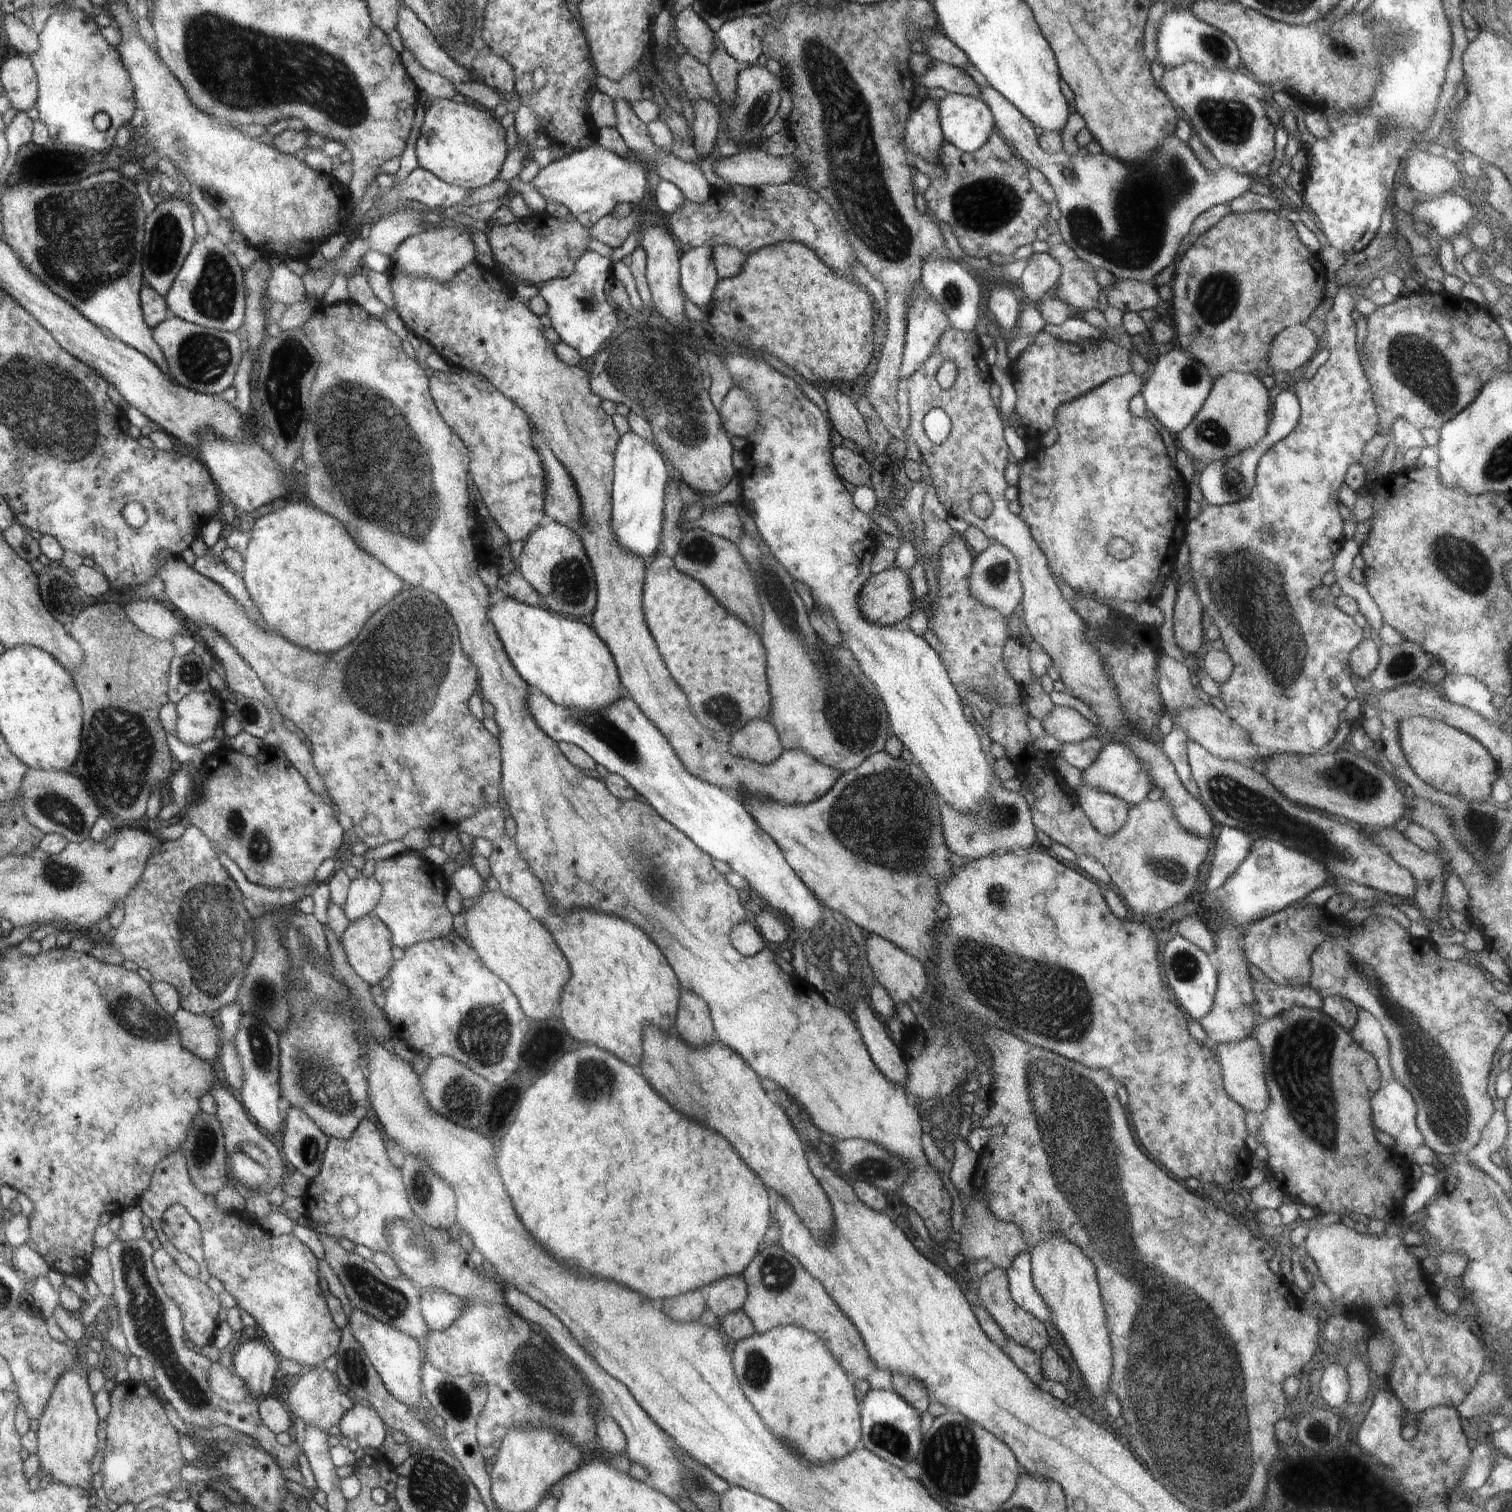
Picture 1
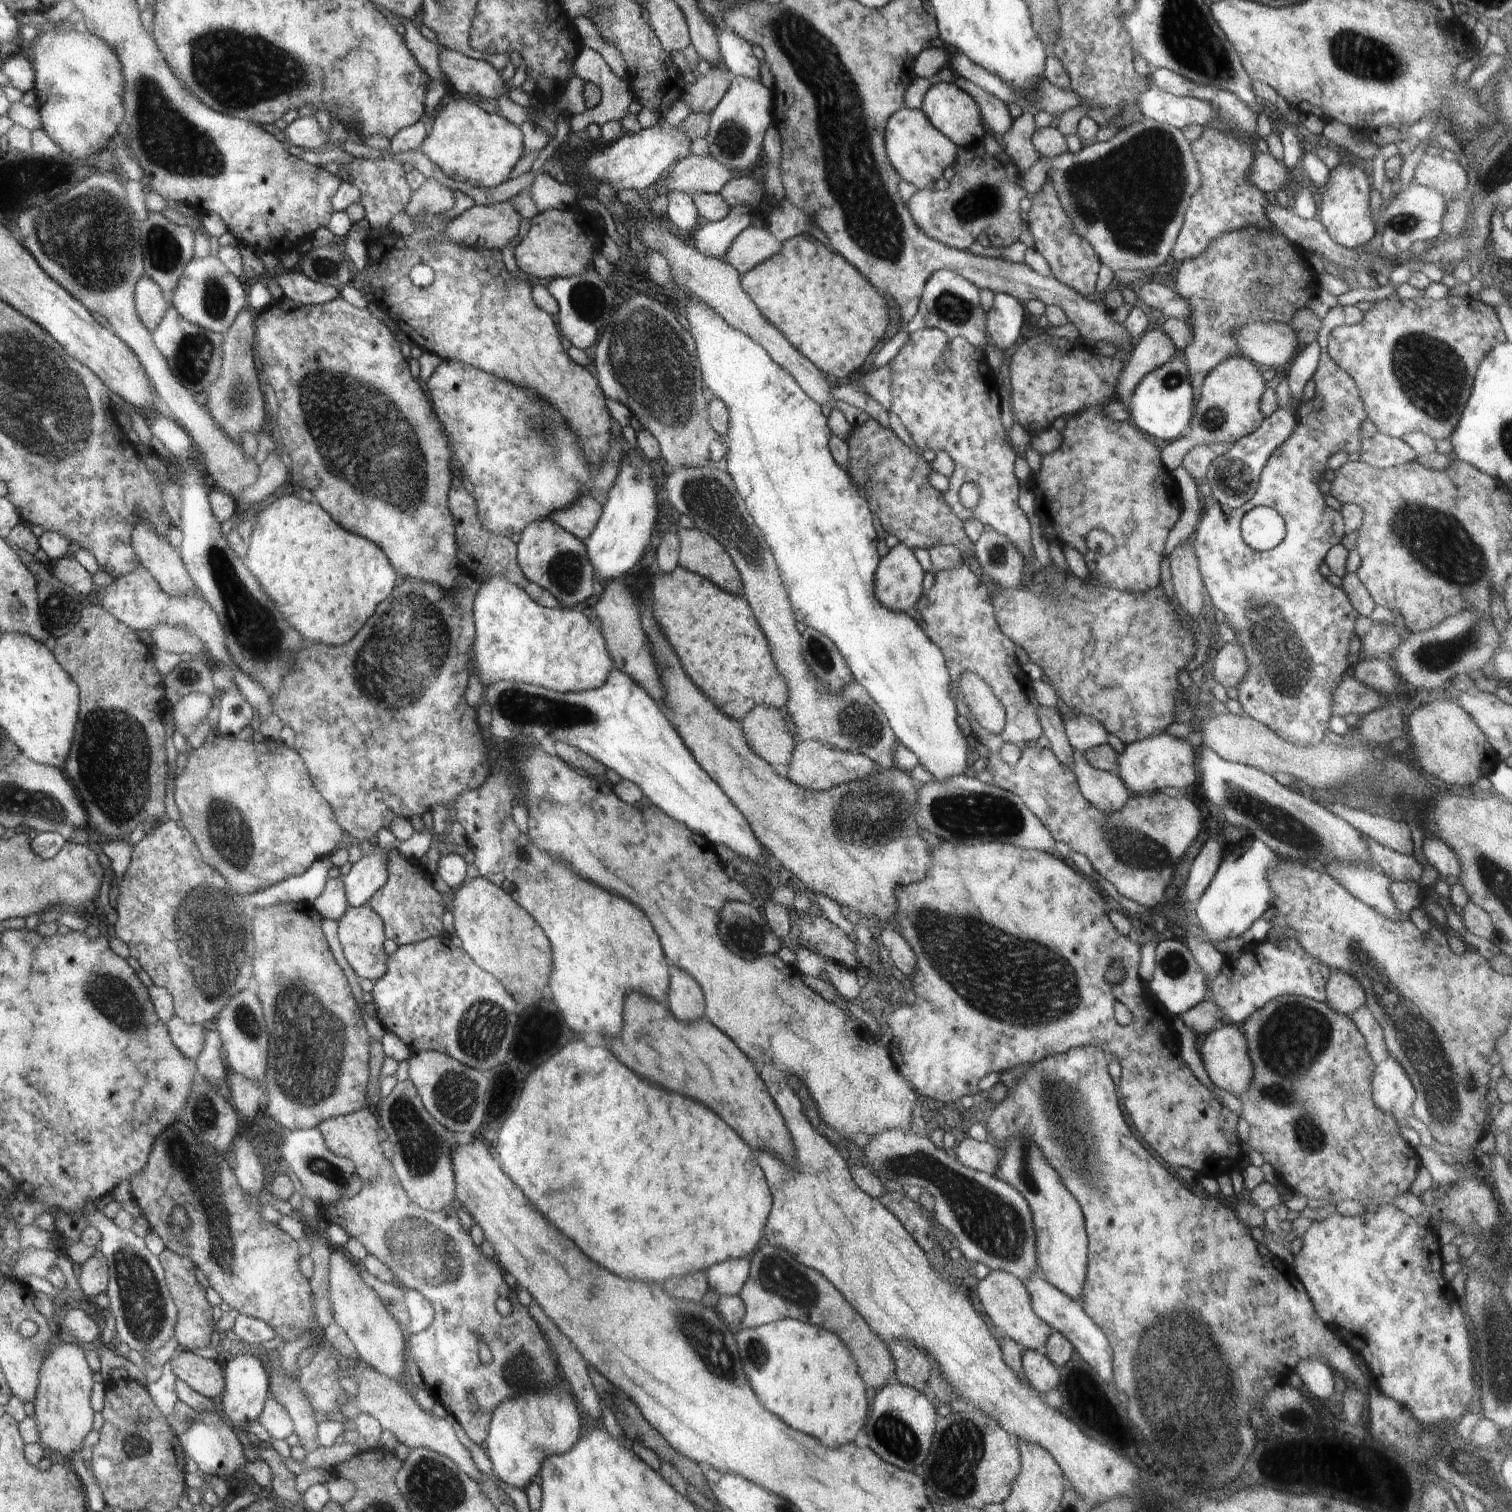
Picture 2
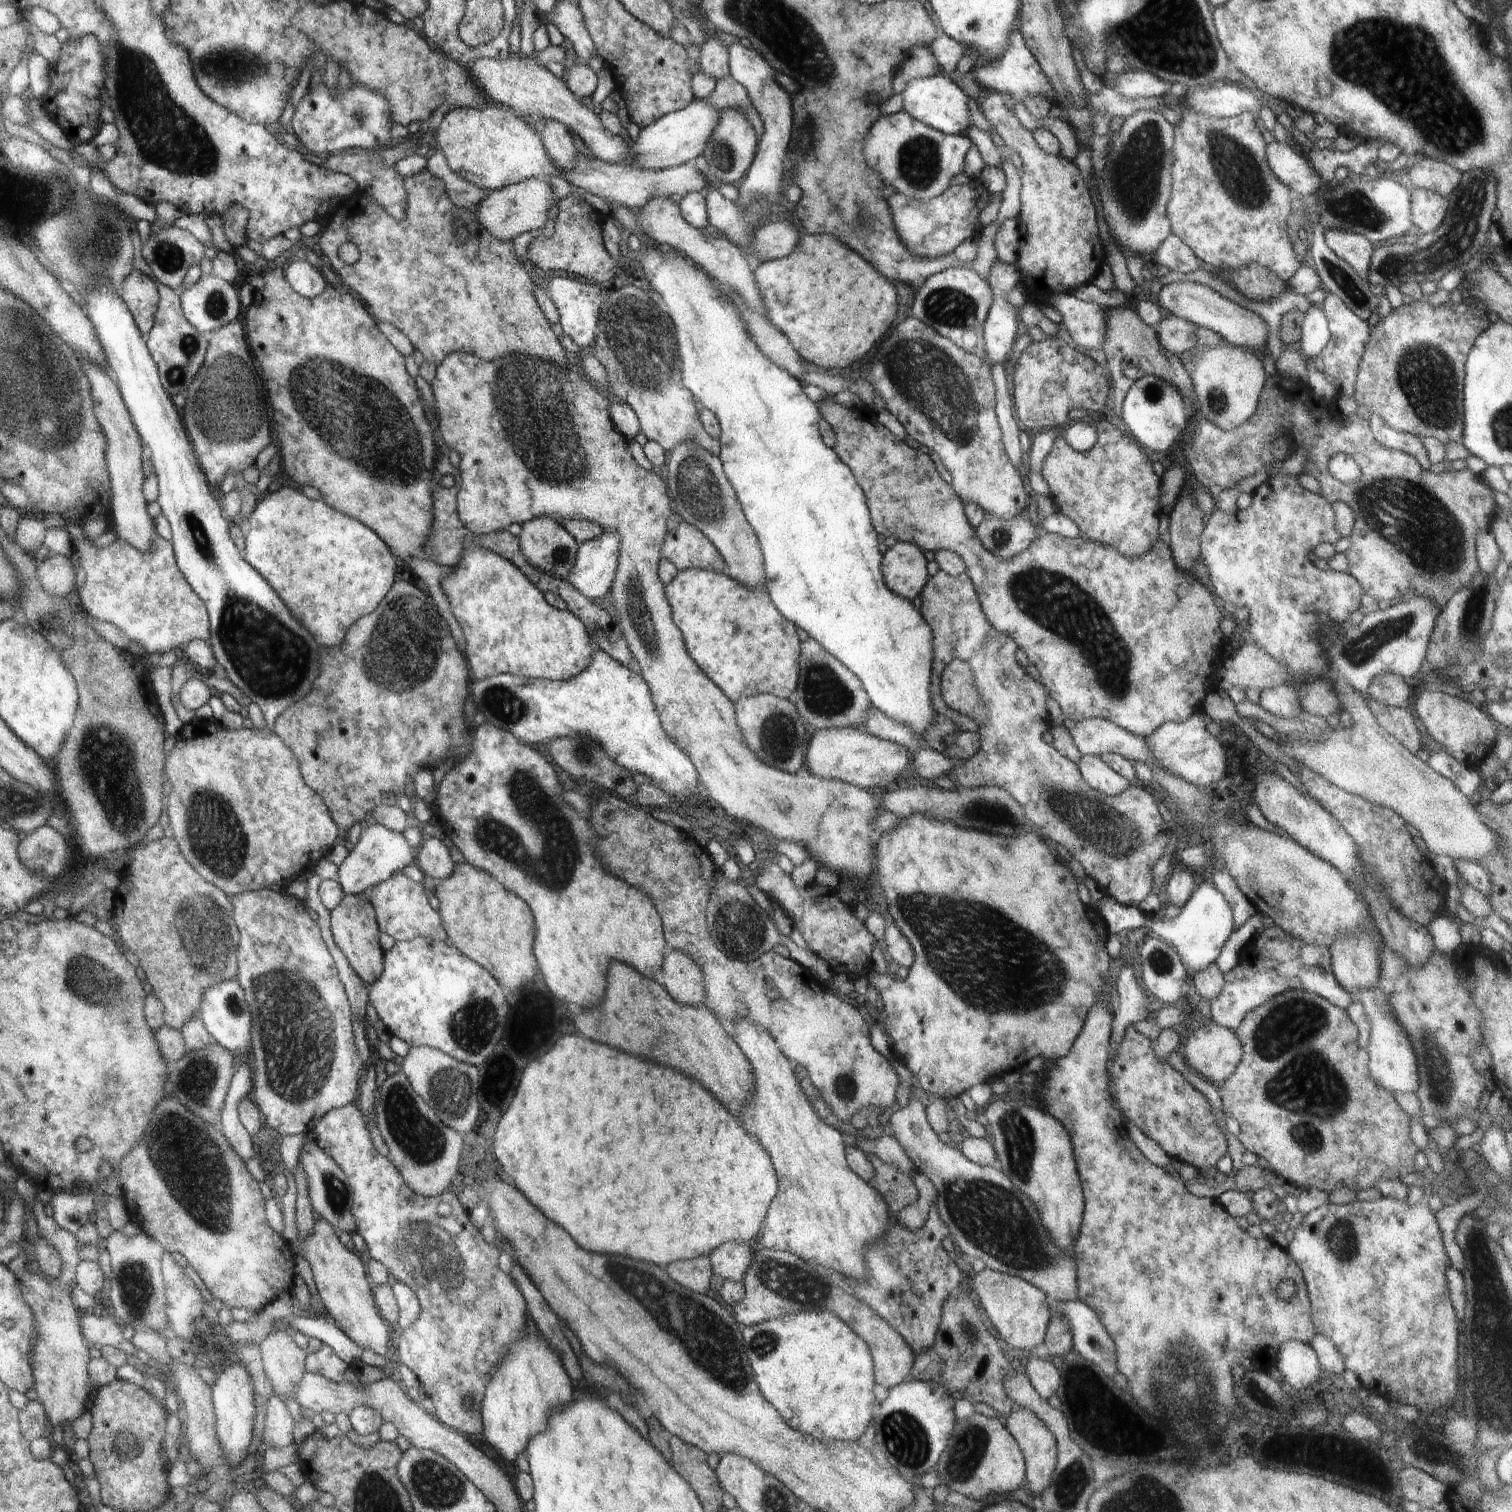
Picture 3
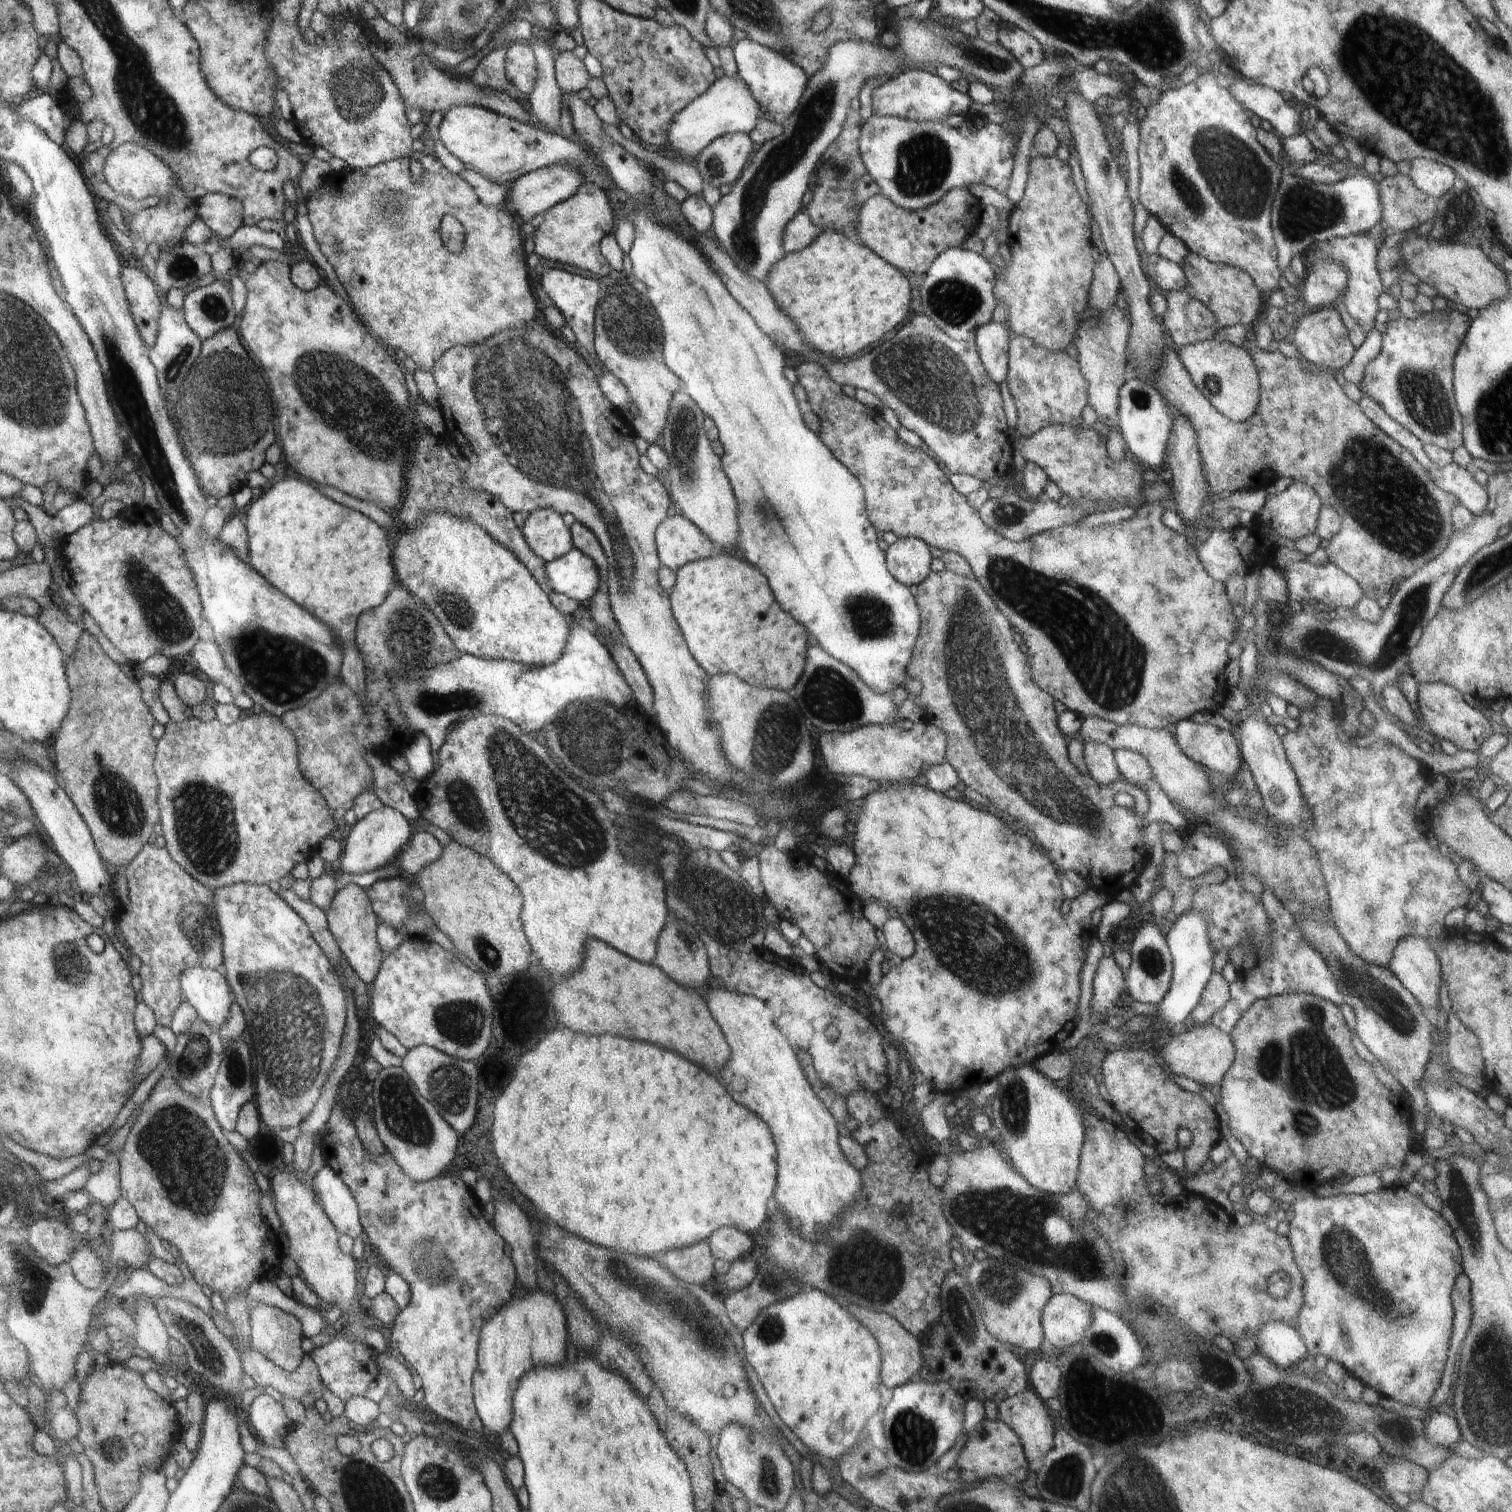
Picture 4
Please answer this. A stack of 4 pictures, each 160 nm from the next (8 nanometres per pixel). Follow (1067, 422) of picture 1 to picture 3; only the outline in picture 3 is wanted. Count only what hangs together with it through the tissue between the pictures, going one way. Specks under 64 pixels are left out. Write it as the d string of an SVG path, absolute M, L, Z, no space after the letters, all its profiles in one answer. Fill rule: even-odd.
M1166 314L1156 329L1160 344L1172 354L1198 351L1202 349L1197 344L1195 328L1191 322L1185 321L1176 315ZM1100 423L1095 429L1098 442L1090 452L1084 451L1082 454L1076 452L1066 439L1058 437L1040 471L1047 482L1050 497L1057 503L1060 512L1078 526L1080 536L1108 544L1128 558L1142 556L1158 542L1158 520L1162 515L1161 502L1158 502L1161 497L1161 478L1154 474L1152 461L1132 436L1127 437L1113 424Z

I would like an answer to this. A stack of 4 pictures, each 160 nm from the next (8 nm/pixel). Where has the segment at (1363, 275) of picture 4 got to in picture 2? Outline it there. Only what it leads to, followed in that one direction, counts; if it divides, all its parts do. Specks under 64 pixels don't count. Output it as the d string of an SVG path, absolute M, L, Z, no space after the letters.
M1344 161L1330 169L1326 182L1315 190L1318 200L1317 218L1330 238L1342 247L1358 248L1372 240L1375 235L1375 222L1370 209L1370 187L1371 183L1364 168Z

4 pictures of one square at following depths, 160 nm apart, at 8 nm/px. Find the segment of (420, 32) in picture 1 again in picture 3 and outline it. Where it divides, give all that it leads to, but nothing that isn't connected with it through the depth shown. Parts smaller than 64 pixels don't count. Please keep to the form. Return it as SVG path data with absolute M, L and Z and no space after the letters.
M508 58L505 61L498 59L480 59L474 63L472 72L479 81L484 92L492 97L494 104L506 105L515 108L522 116L543 116L546 120L552 119L565 125L571 132L576 133L584 141L588 150L607 163L629 162L629 147L624 140L606 130L597 110L587 108L567 86L564 79L558 79L548 69L541 67L534 58Z

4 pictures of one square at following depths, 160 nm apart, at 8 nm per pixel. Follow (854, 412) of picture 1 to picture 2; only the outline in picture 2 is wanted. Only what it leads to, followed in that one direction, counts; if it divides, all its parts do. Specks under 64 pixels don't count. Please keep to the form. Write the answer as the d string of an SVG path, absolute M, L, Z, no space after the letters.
M653 218L648 224L643 222L638 222L638 237L643 240L646 248L660 252L668 260L674 284L677 284L684 291L690 290L692 294L696 294L700 300L715 308L715 312L719 313L733 329L748 334L753 341L763 345L771 355L771 359L782 368L788 369L800 388L811 399L821 404L826 410L837 408L835 406L836 400L831 393L833 384L810 360L802 356L793 346L790 346L786 342L786 338L760 316L760 312L756 312L755 304L739 286L740 274L735 268L732 268L732 265L722 259L708 258L705 254L699 253L695 246L686 245L678 236L672 233L672 230L670 230L671 224L668 221L660 222L660 220Z

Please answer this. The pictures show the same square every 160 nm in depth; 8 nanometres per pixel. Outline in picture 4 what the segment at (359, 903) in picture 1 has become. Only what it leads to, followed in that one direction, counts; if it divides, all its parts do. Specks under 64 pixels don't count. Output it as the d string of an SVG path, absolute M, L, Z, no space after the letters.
M384 806L380 810L370 811L362 820L356 822L349 834L346 851L341 856L343 873L364 874L378 870L386 864L390 865L398 852L410 842L410 826L407 817L400 811Z

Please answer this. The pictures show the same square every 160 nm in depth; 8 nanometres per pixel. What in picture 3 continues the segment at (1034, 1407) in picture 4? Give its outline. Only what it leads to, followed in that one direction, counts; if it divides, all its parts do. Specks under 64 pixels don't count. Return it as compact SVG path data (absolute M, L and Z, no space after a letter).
M1019 1407L1011 1411L1005 1427L1019 1444L1025 1458L1025 1480L1027 1491L1034 1496L1041 1496L1049 1485L1053 1468L1057 1461L1057 1442L1054 1435L1044 1426L1044 1423L1031 1411Z

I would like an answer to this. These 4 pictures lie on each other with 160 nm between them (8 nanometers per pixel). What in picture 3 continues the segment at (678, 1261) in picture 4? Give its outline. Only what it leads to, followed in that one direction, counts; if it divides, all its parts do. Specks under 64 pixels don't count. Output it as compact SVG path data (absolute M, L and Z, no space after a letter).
M708 1256L696 1260L682 1260L680 1264L668 1264L668 1276L678 1284L700 1294L708 1294L713 1270Z

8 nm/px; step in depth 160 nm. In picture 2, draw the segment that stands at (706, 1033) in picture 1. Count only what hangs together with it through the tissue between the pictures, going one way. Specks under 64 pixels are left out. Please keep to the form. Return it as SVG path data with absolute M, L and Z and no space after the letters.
M672 966L672 980L670 980L672 992L668 992L668 1002L672 1012L680 1016L684 1022L696 1022L704 1016L706 996L700 984L694 980L690 973L677 966Z

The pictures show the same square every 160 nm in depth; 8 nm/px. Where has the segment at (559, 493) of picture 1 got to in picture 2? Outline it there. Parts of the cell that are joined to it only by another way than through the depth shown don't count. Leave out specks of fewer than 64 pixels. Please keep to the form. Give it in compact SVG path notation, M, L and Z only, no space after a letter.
M581 490L576 503L550 514L549 519L563 526L569 533L579 537L584 542L590 538L591 532L595 530L601 514L601 505L592 494L584 494L584 490Z

